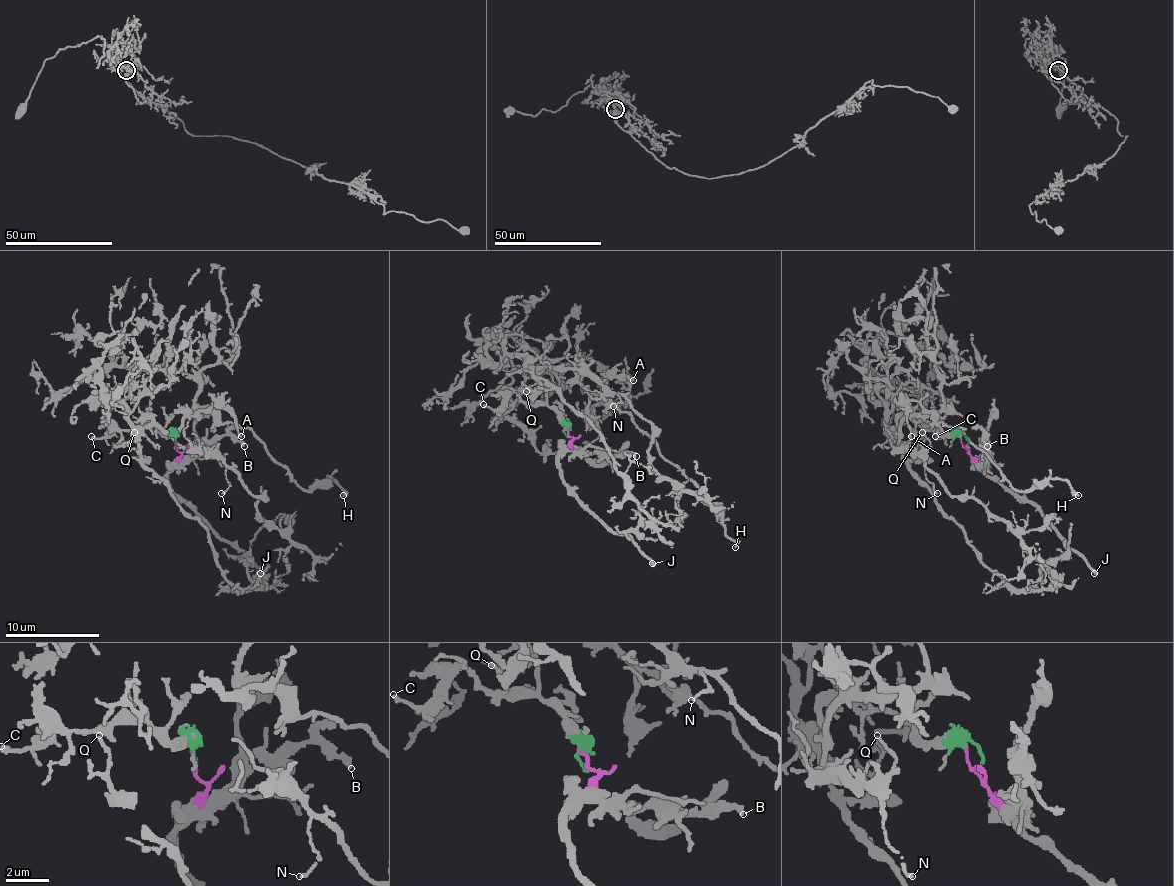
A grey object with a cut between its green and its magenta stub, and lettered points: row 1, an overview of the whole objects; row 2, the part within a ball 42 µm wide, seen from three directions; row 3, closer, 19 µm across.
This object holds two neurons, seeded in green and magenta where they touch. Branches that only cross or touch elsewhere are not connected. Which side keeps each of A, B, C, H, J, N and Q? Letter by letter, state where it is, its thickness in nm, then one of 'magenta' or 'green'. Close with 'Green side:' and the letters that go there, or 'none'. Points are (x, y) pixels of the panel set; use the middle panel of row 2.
A: place (633, 380); calibre 130 nm; green
B: place (636, 456); calibre 200 nm; magenta
C: place (483, 404); calibre 170 nm; green
H: place (735, 547); calibre 280 nm; green
J: place (652, 563); calibre 260 nm; magenta
N: place (613, 406); calibre 110 nm; green
Q: place (526, 391); calibre 120 nm; green
Green side: A, C, H, N, Q

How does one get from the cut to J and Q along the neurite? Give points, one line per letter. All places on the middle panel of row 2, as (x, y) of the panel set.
J: (568, 434), (572, 444), (558, 458), (563, 481), (615, 533), (624, 533), (653, 564)
Q: (568, 436), (563, 432), (563, 420), (546, 403), (546, 387), (530, 366), (537, 384), (525, 392)

